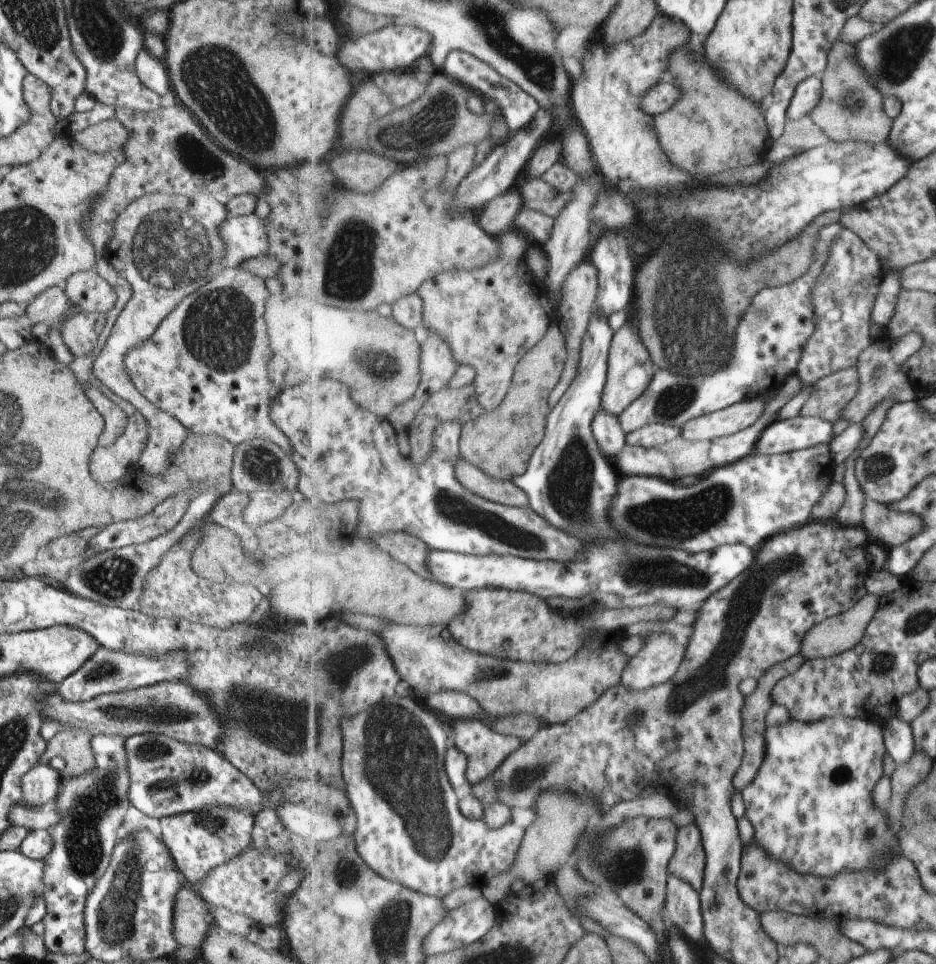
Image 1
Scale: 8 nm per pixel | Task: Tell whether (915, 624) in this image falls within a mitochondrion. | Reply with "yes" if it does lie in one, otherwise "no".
yes

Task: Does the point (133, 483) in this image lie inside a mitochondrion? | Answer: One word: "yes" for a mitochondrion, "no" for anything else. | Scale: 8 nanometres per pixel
no

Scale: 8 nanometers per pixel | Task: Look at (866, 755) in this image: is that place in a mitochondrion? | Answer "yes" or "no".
no

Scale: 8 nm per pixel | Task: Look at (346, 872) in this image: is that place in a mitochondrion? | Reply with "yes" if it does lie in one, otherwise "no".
yes

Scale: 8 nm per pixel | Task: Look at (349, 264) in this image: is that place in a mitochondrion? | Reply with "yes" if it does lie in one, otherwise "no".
yes

